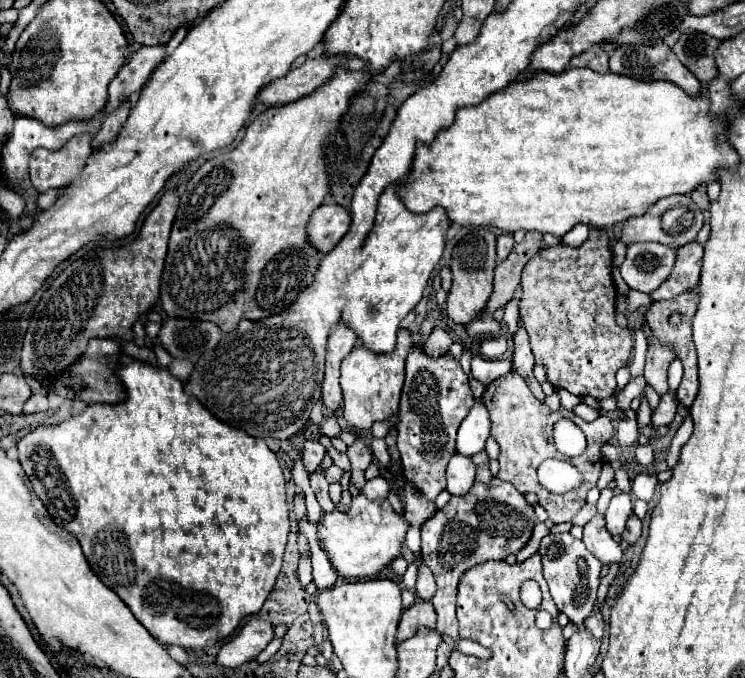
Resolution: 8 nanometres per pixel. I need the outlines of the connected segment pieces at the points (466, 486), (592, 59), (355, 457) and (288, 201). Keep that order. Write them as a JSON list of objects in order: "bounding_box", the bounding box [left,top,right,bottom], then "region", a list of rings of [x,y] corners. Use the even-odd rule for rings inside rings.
[{"bounding_box":[447,453,475,495],"region":[[[455,453],[447,465],[447,491],[451,495],[467,495],[475,483],[475,465],[469,457]]]},{"bounding_box":[569,45,609,73],"region":[[[603,45],[589,47],[587,51],[575,55],[575,59],[571,59],[569,67],[589,67],[597,73],[607,73],[609,71],[609,51]]]},{"bounding_box":[347,439,373,491],"region":[[[357,439],[353,445],[349,445],[347,455],[349,455],[349,459],[351,459],[351,479],[349,479],[349,483],[355,485],[355,487],[361,491],[363,485],[365,485],[363,473],[365,473],[365,469],[367,469],[367,467],[371,465],[371,461],[373,461],[371,449],[369,449],[361,439]]]},{"bounding_box":[161,71,369,331],"region":[[[335,71],[335,77],[315,93],[261,113],[247,125],[245,137],[235,149],[217,153],[189,179],[179,199],[161,279],[161,305],[167,317],[211,321],[221,331],[235,331],[241,319],[257,321],[287,309],[299,289],[313,281],[323,255],[307,243],[305,229],[311,213],[329,193],[327,165],[321,151],[329,143],[327,135],[339,129],[339,119],[351,97],[363,91],[369,81],[367,71]],[[207,201],[215,201],[209,211]]]}]

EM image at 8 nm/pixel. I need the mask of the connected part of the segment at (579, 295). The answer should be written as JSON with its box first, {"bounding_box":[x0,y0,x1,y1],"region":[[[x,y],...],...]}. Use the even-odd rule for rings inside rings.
{"bounding_box":[519,229,633,399],"region":[[[591,229],[589,233],[589,239],[581,245],[581,247],[569,247],[569,245],[555,245],[555,247],[543,247],[523,269],[523,277],[521,277],[521,289],[523,289],[523,297],[519,301],[519,315],[521,315],[521,323],[523,327],[527,329],[529,333],[529,339],[531,339],[531,349],[533,349],[533,355],[535,355],[535,361],[539,365],[545,365],[547,371],[549,371],[549,383],[553,387],[559,387],[559,389],[567,389],[569,393],[573,395],[591,395],[595,399],[603,399],[603,397],[611,397],[615,393],[615,373],[617,369],[625,367],[629,363],[632,351],[633,351],[633,332],[629,331],[627,327],[619,327],[615,323],[615,301],[617,301],[617,291],[613,287],[613,279],[611,279],[611,263],[613,263],[613,253],[609,249],[609,237],[605,231],[601,229]]]}

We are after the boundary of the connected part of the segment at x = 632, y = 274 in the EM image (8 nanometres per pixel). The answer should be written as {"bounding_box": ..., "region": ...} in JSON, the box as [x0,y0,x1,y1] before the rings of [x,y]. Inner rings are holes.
{"bounding_box":[621,243,675,293],"region":[[[631,243],[621,265],[623,281],[637,291],[653,293],[671,273],[675,249],[661,243]]]}

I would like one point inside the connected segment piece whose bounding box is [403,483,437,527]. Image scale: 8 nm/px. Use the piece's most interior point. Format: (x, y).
(417, 509)

